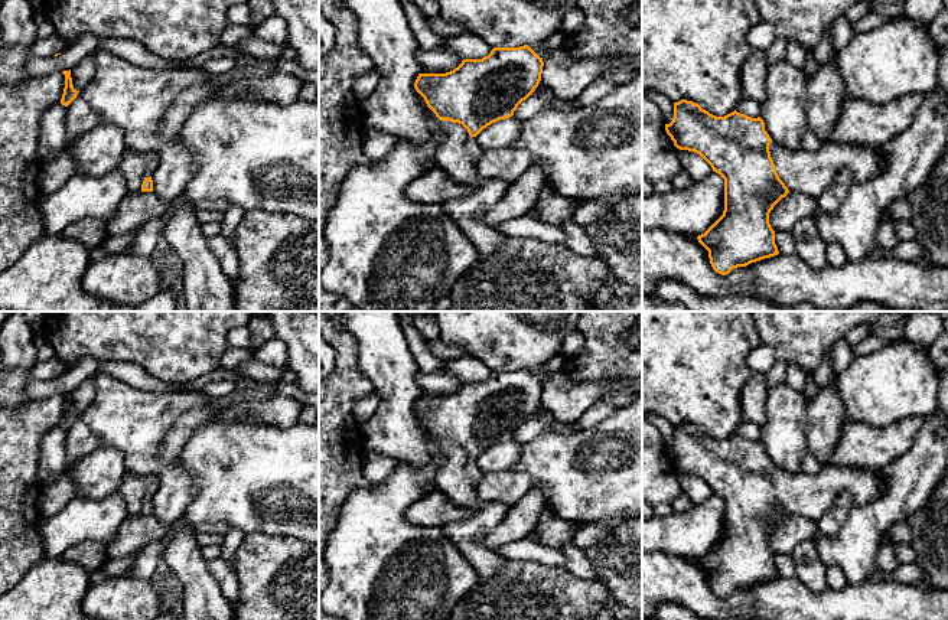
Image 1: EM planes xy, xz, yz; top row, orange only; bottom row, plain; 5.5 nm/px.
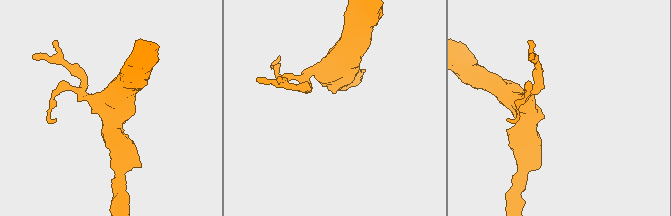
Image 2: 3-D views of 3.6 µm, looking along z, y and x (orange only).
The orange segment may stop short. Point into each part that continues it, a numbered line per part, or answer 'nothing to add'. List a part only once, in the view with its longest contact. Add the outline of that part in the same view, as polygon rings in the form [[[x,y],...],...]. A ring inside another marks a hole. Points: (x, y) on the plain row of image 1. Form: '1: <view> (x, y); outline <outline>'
1: yz (805, 495); outline [[[775,463],[769,467],[771,480],[779,502],[789,515],[817,521],[841,493],[847,492],[854,505],[879,499],[886,486],[880,470],[825,464],[817,474],[802,470],[789,473]]]

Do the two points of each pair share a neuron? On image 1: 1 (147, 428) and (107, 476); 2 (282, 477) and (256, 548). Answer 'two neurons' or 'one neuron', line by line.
1: two neurons
2: two neurons

